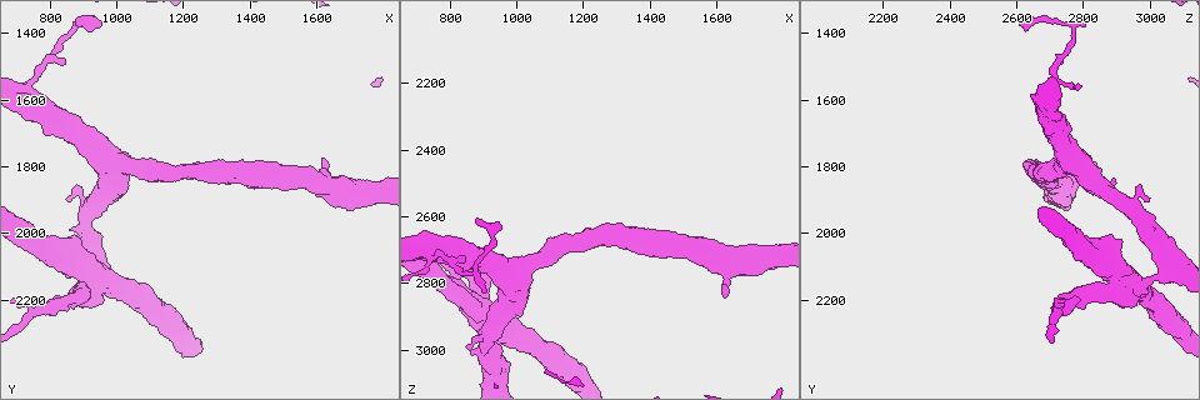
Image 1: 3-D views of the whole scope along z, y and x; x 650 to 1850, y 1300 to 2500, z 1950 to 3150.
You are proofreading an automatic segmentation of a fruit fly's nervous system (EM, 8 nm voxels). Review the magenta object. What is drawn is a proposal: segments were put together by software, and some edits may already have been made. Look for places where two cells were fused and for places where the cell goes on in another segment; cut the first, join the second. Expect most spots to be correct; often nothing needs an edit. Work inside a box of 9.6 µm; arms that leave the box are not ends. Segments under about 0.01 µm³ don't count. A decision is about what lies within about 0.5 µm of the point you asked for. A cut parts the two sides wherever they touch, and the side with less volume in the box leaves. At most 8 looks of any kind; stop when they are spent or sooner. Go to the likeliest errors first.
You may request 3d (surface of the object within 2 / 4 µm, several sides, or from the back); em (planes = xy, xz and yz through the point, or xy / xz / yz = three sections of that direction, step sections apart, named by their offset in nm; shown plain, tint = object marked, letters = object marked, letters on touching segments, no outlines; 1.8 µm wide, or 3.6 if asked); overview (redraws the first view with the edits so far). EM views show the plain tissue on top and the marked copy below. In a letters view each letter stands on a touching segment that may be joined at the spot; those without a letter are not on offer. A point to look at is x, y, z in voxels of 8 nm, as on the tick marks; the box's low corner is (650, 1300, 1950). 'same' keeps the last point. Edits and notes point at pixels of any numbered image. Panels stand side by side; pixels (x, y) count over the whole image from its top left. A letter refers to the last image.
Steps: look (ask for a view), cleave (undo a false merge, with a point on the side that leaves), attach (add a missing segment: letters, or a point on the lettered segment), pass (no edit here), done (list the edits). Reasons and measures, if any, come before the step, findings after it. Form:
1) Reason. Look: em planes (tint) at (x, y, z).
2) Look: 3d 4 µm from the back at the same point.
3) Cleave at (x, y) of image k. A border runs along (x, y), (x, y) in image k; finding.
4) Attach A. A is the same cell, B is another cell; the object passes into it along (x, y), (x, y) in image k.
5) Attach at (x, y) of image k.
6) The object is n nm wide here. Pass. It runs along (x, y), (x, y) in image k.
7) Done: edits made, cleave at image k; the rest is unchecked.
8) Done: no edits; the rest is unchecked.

A narrow waist. Look: 3d 4 µm at (950, 2160, 2960).

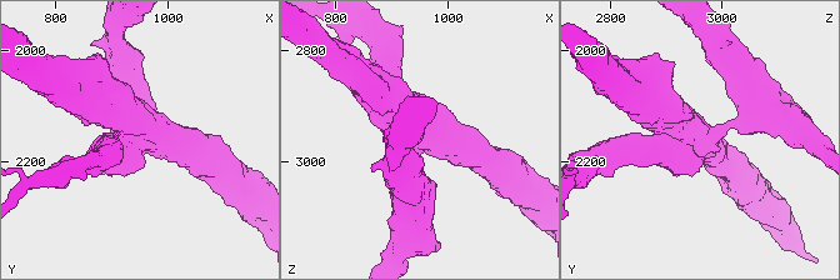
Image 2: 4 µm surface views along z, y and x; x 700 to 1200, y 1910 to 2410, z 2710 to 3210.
4 arms meet here; now the EM. Look: em 3.6 µm planes (letters) at (945, 2165, 2955).

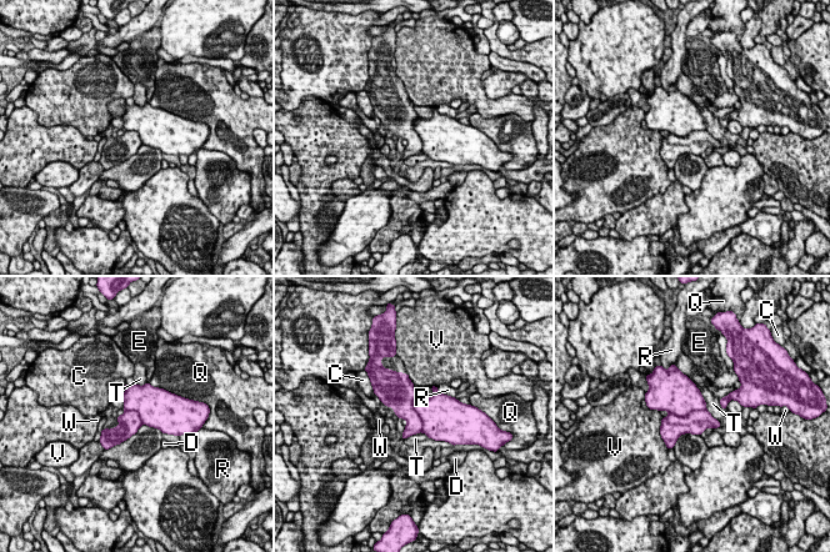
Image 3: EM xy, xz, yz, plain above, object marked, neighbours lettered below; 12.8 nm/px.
Cleave at (681, 397) of image 3. C, D, E, Q, R, T, V and W are other cells; a second cell is stuck on.

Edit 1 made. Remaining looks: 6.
Free end. Look: em planes (tint) at (870, 1900, 3000).

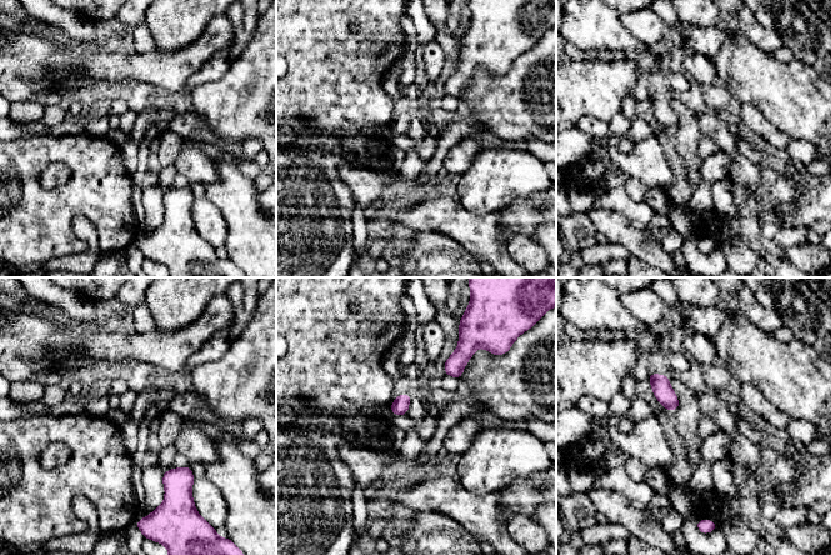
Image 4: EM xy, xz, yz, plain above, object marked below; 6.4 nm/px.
Look: em planes (letters) at the same point.

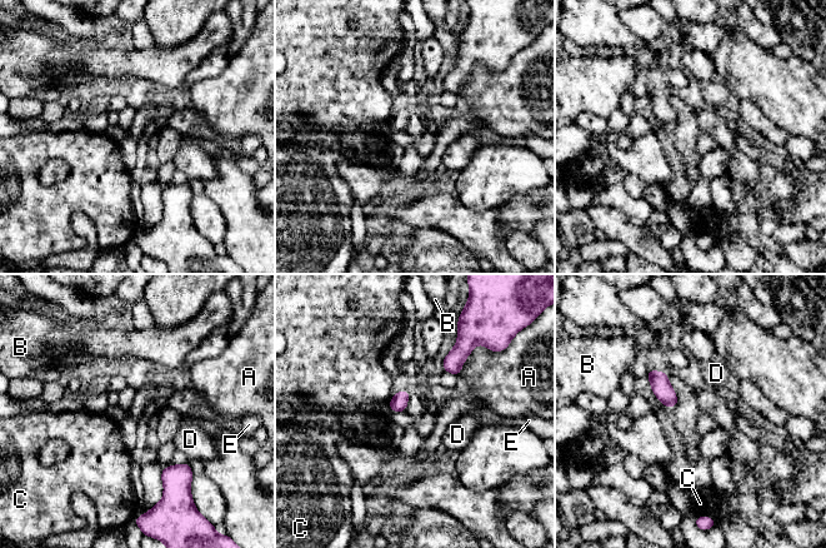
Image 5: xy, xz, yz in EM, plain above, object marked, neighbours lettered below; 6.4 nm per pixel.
Pass. A, B, C, D and E are other cells; a border runs along (395, 393), (390, 400), (390, 410) in image 5; none of them fits.

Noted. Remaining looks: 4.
Branch stops here. Look: 3d 4 µm at (1610, 1780, 2810).

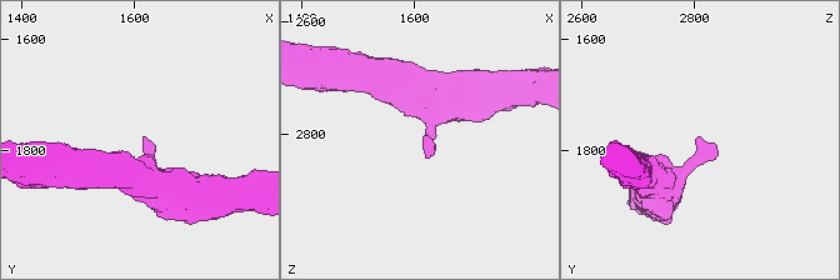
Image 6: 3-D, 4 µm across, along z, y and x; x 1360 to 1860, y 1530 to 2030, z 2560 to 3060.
Look: em planes (tint) at (1620, 1775, 2805).

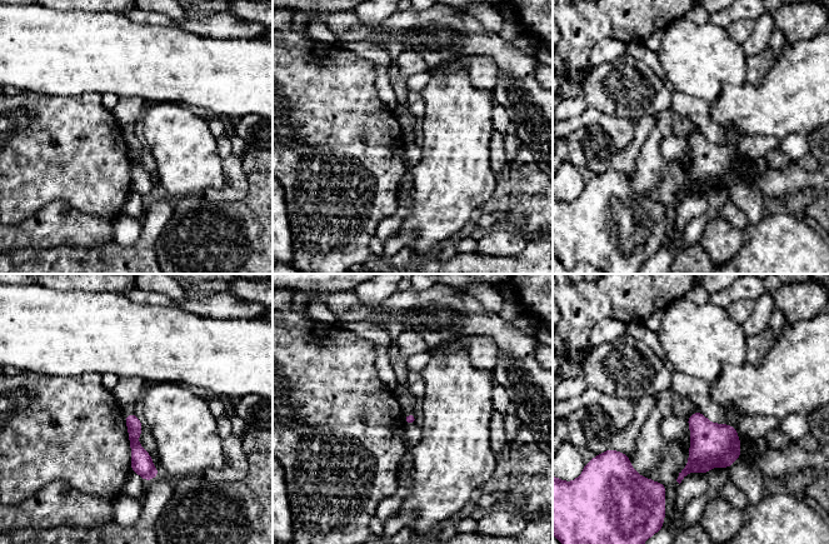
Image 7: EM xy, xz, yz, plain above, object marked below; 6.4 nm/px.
See the neighbours. Look: em planes (letters) at the same point.

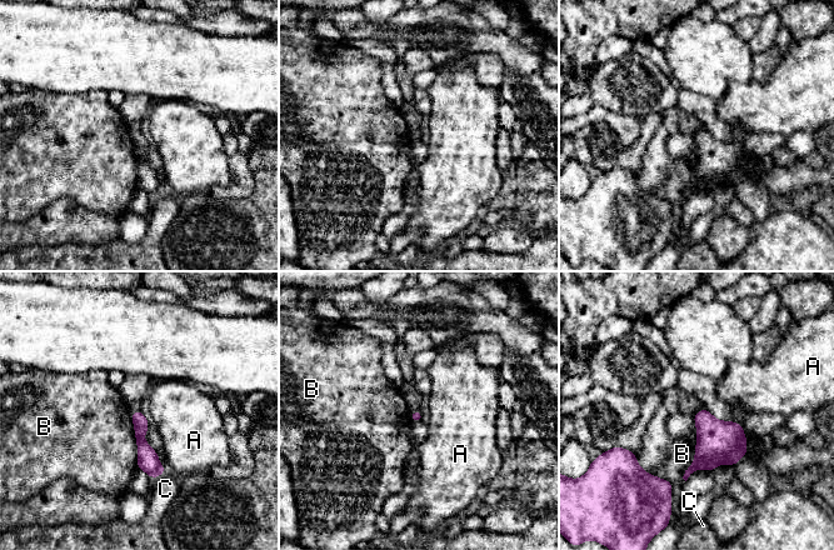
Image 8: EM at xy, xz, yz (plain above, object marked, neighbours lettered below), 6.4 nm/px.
Pass. A, B and C are other cells; no lettered segment goes on from it.

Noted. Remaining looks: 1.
Done: edits made, cleave at image 3; the rest is unchecked.

